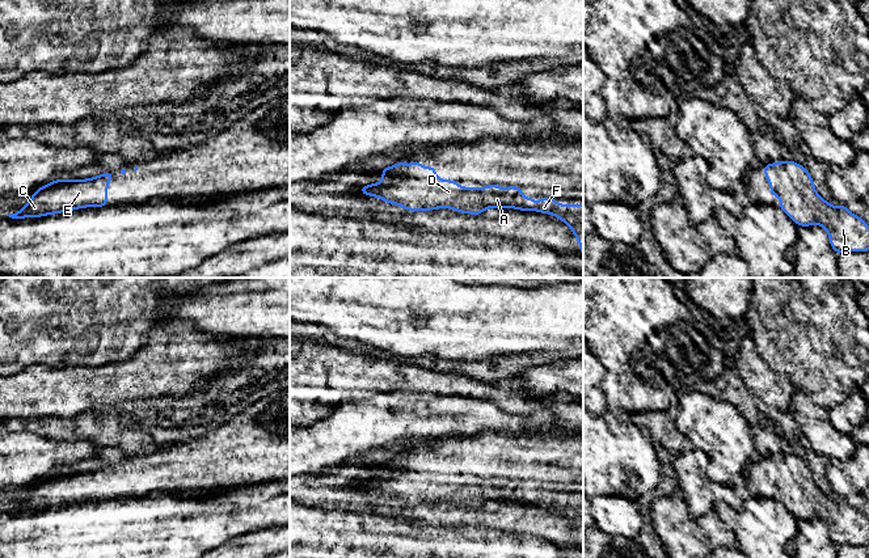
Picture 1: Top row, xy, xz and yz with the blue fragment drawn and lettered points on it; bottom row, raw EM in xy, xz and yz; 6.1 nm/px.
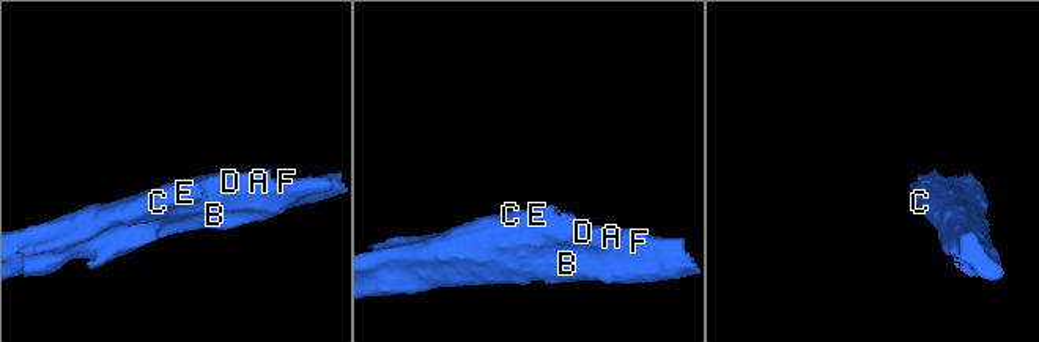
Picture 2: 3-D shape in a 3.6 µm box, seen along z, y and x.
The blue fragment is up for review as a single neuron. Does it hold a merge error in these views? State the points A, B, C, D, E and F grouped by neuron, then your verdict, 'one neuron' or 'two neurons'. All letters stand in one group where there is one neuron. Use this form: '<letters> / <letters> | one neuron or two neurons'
A B C D E F | one neuron

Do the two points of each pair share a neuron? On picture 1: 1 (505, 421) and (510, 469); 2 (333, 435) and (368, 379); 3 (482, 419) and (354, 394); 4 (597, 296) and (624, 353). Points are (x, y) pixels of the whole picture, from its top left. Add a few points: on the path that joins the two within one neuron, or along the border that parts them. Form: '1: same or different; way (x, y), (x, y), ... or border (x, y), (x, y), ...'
1: different; border (532, 431), (481, 431), (479, 434)
2: different; border (363, 400), (341, 401), (328, 415)
3: different; border (363, 400), (341, 401), (333, 408)
4: same; way (611, 311), (620, 320), (620, 338)

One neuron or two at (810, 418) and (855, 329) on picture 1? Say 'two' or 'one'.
two

